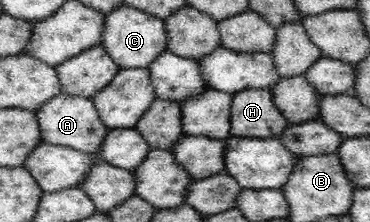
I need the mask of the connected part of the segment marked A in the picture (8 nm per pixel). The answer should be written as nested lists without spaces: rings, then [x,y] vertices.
[[[61,93],[42,104],[42,107],[39,107],[34,113],[43,141],[55,146],[74,148],[87,154],[99,153],[104,138],[110,130],[101,122],[91,97]]]

